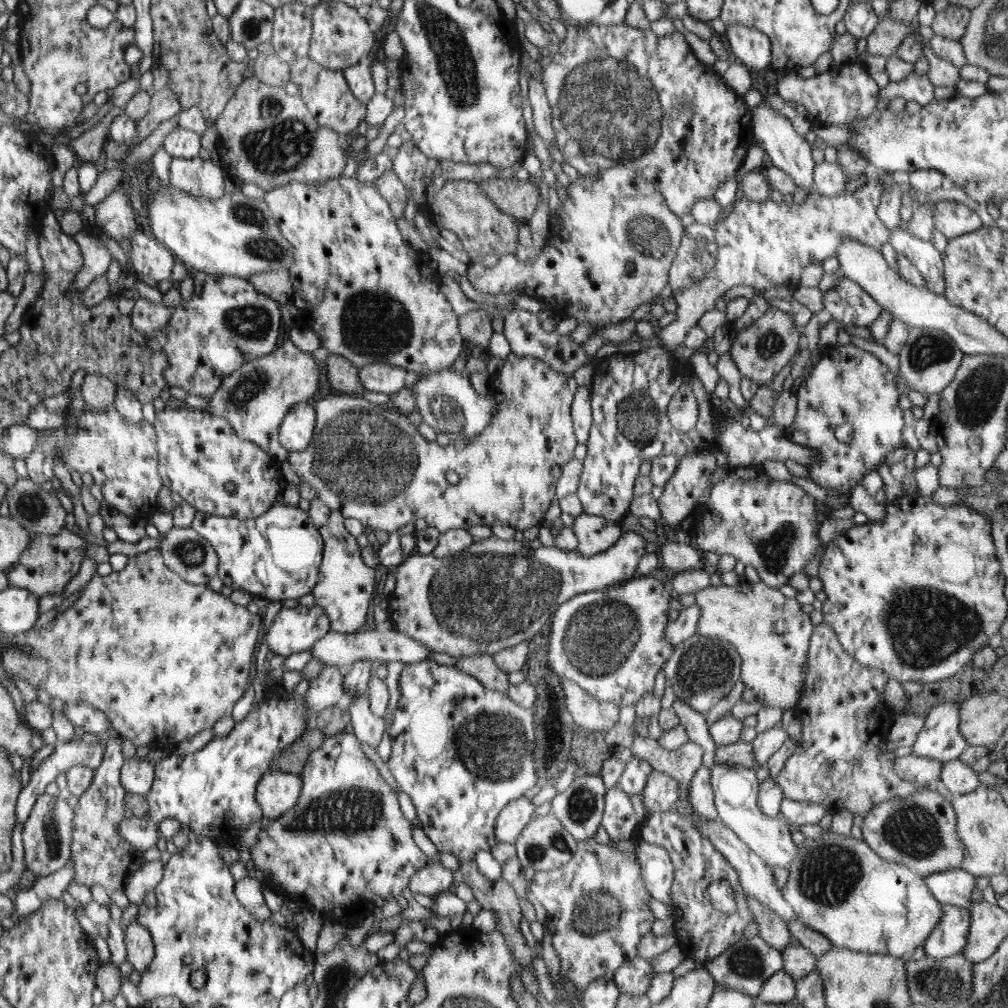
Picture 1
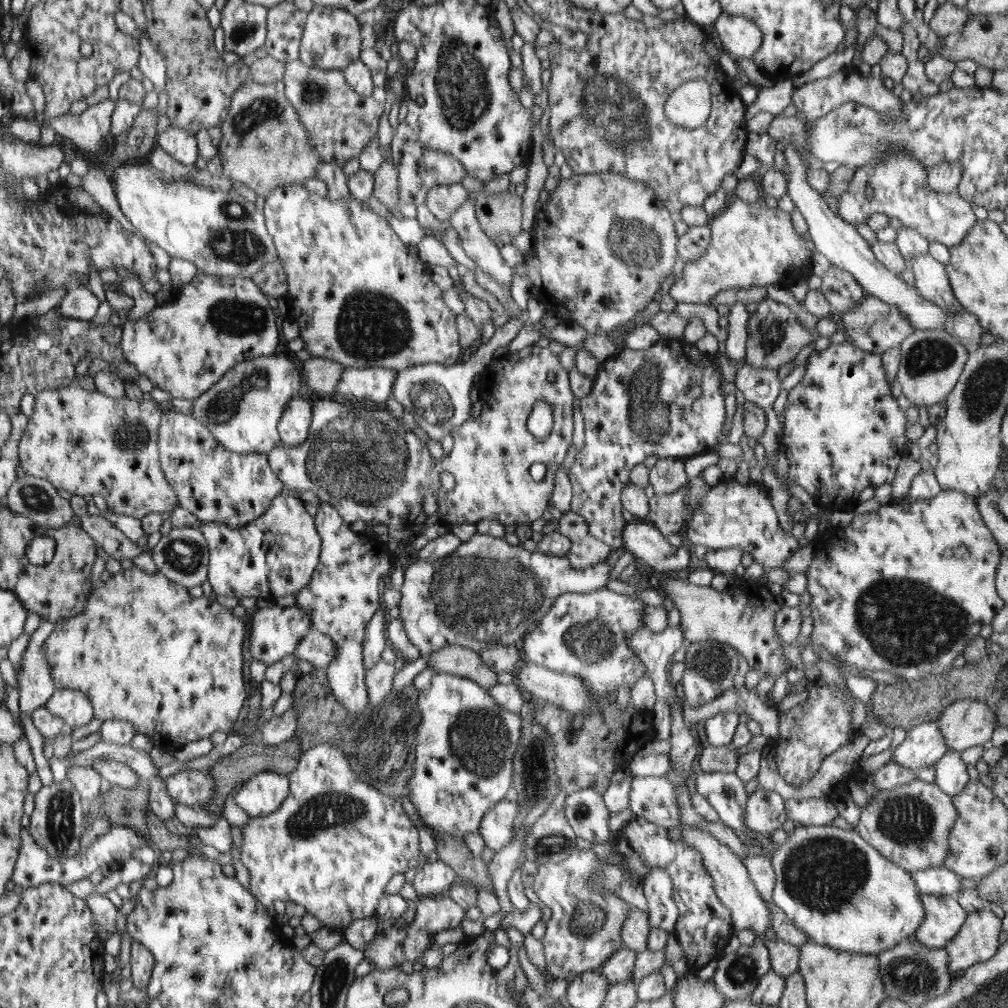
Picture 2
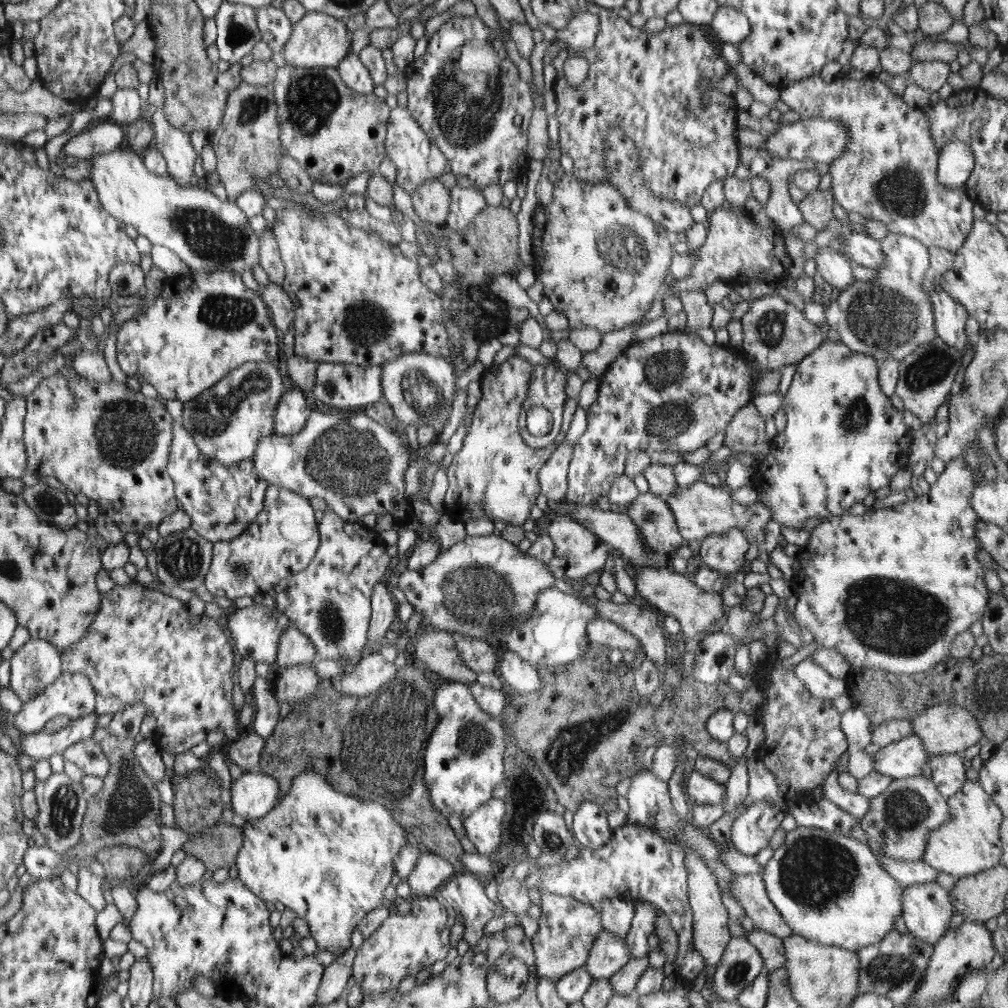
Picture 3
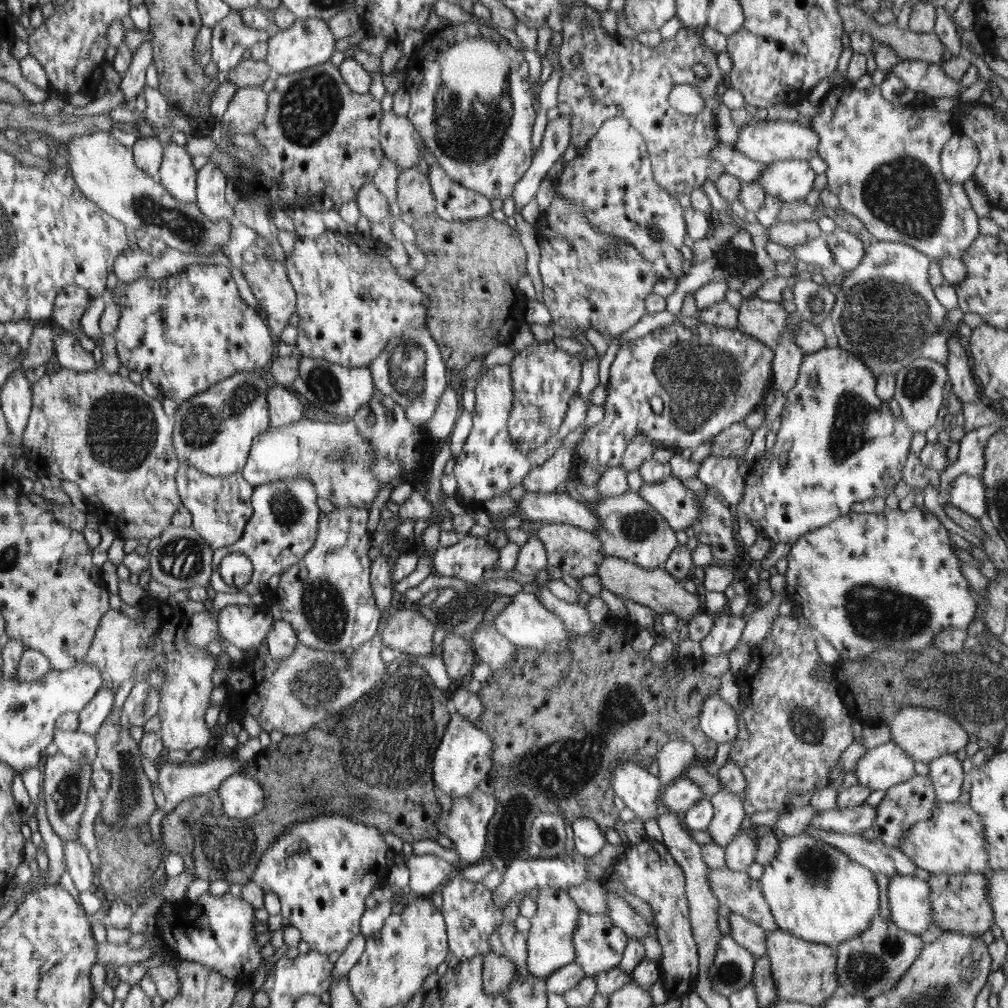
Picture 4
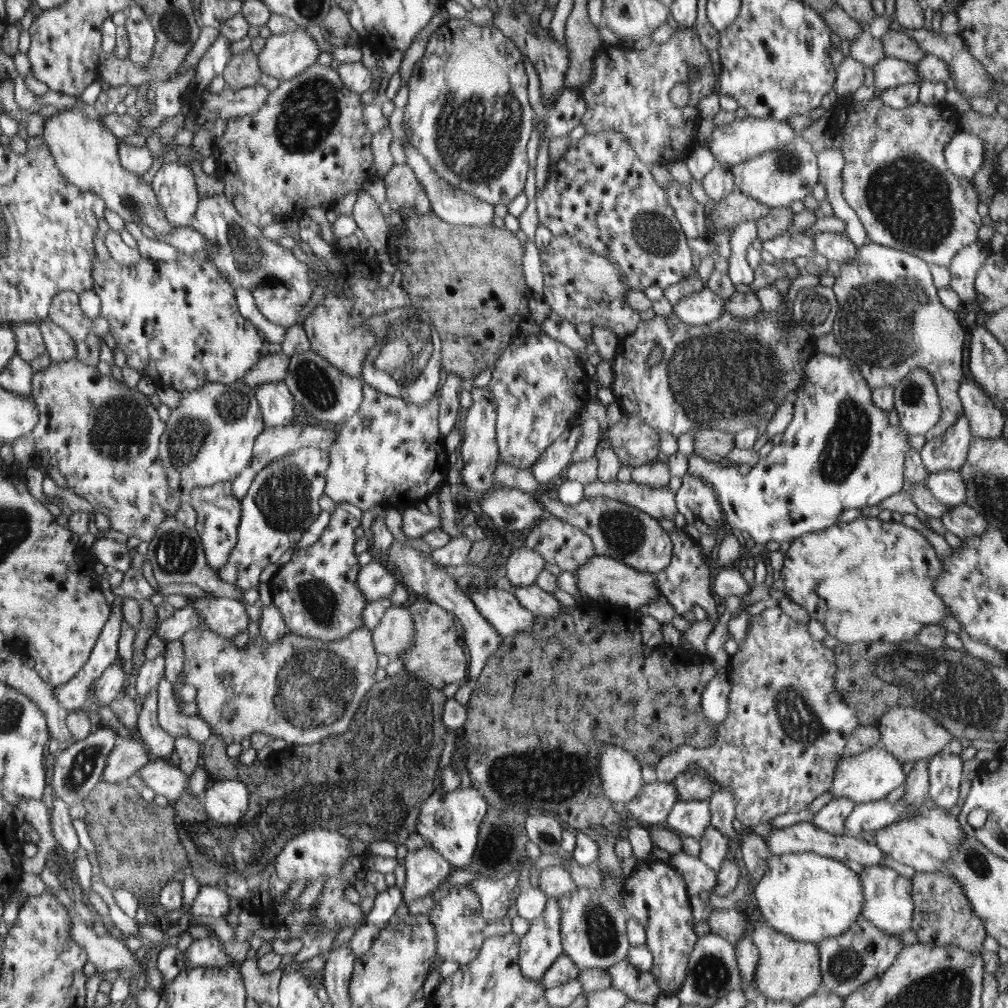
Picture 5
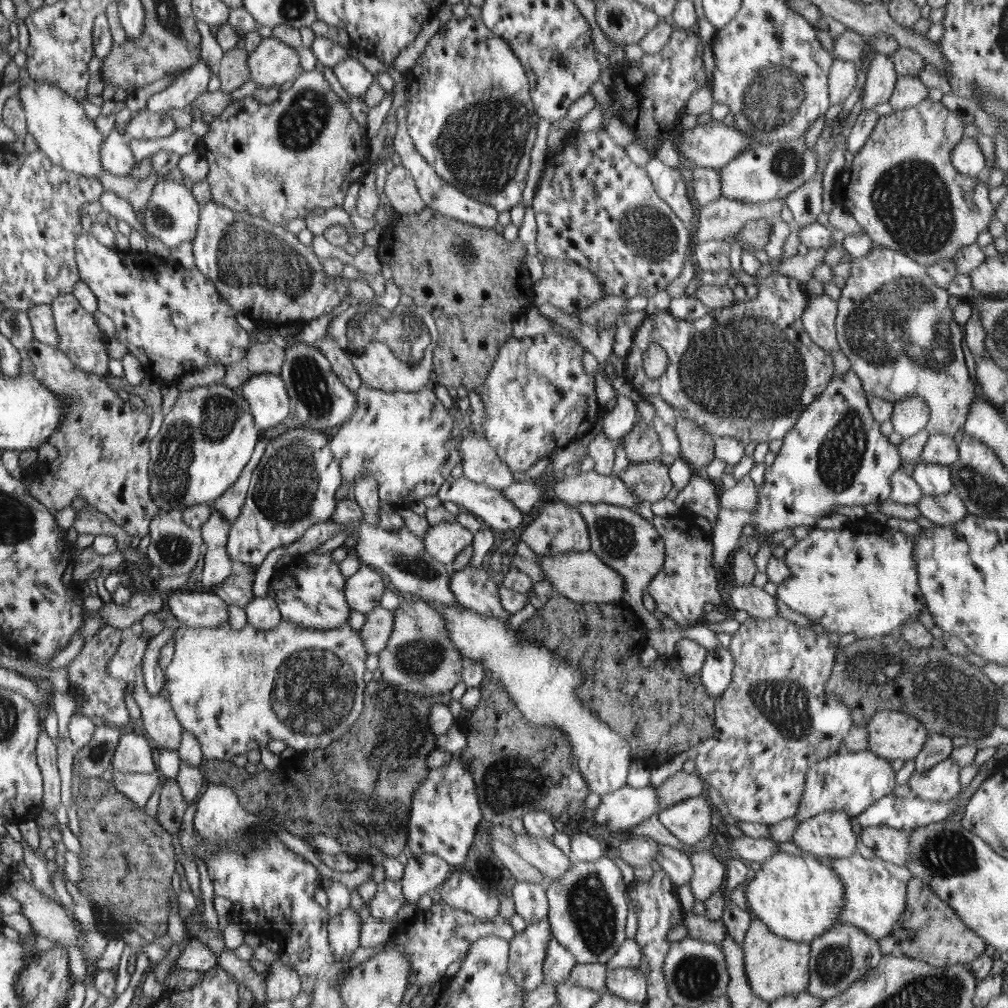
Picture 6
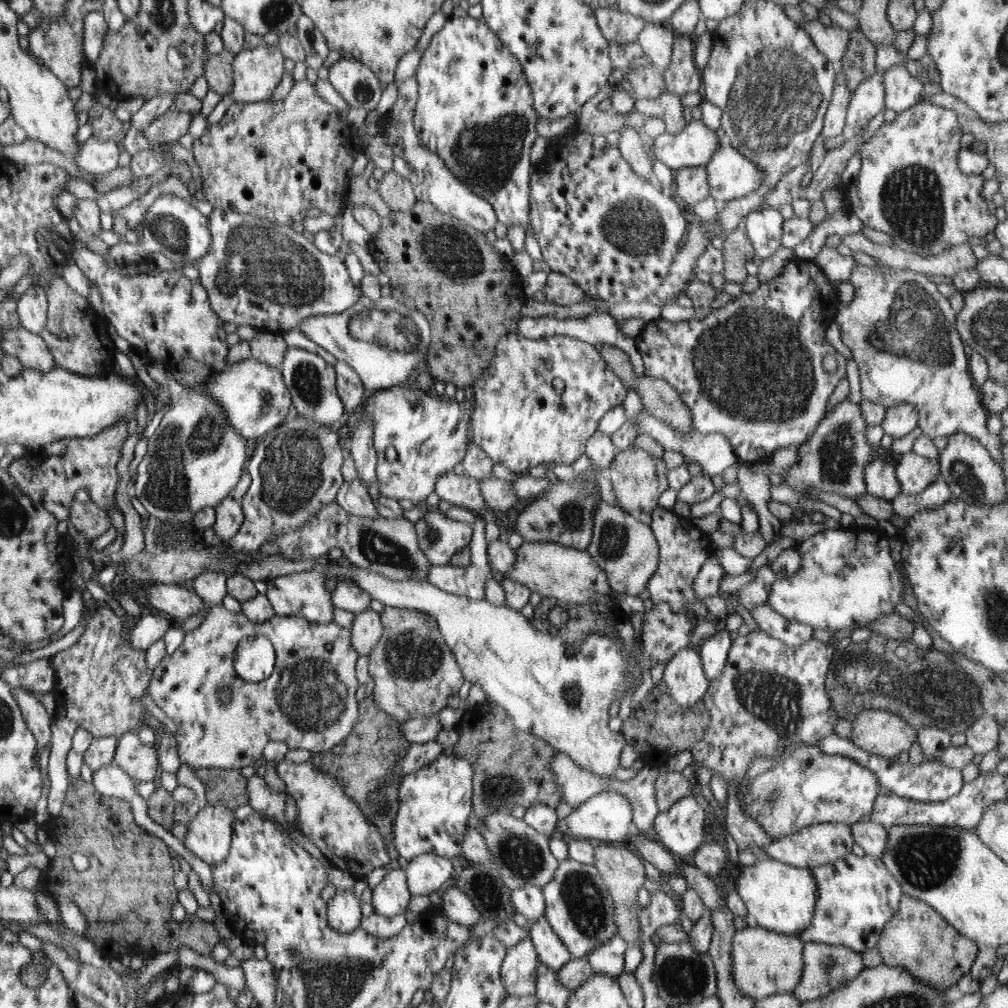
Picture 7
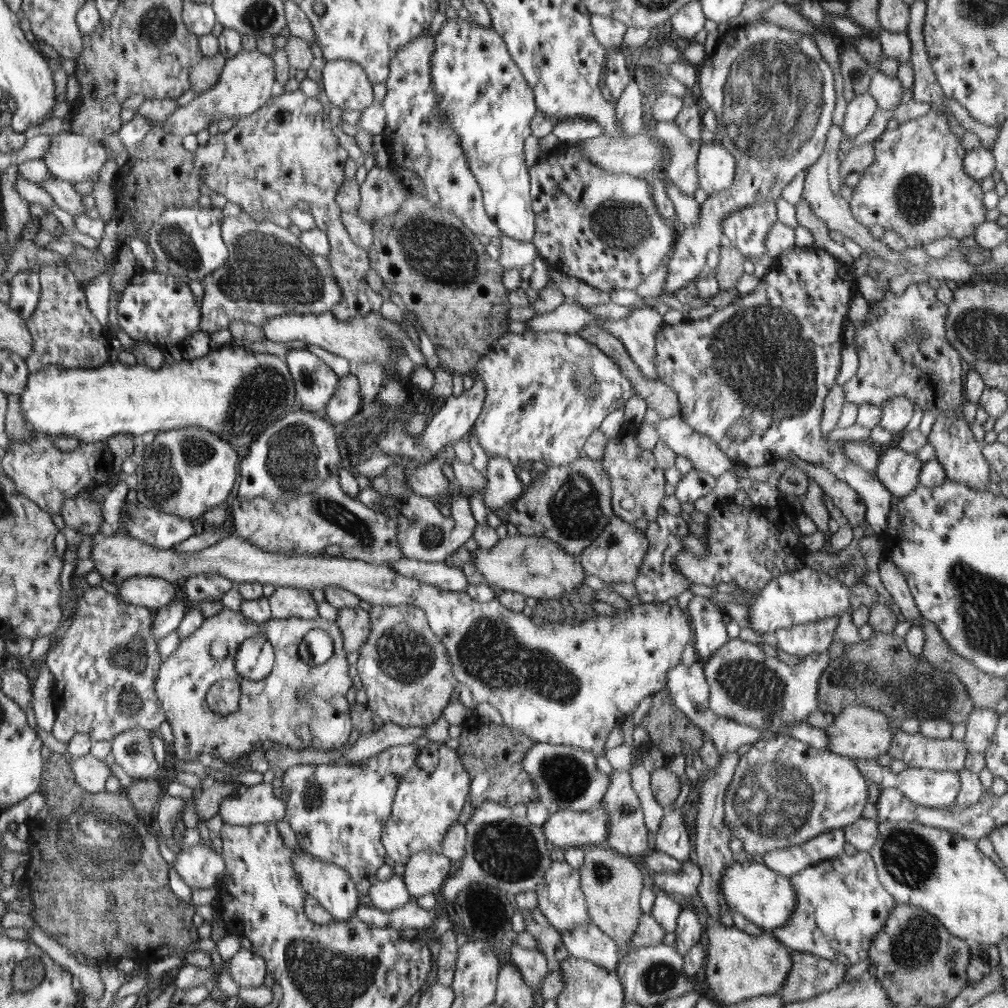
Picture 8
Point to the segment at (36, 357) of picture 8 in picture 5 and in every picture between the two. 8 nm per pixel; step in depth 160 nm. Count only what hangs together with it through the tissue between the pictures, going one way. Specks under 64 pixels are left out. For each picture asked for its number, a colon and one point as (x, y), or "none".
5: (66, 313)
6: (80, 339)
7: (76, 335)

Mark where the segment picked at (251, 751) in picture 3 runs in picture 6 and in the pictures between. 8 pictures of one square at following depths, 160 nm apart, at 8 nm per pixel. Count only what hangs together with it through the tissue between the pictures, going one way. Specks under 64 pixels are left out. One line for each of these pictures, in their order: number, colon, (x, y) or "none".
4: (177, 781)
5: (162, 777)
6: (139, 787)

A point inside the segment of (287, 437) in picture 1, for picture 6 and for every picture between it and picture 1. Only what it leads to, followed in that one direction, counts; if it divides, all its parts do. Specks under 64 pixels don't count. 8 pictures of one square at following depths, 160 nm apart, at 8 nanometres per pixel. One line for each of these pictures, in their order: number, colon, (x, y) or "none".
2: (295, 419)
3: (292, 413)
4: (285, 408)
5: (277, 404)
6: (269, 401)

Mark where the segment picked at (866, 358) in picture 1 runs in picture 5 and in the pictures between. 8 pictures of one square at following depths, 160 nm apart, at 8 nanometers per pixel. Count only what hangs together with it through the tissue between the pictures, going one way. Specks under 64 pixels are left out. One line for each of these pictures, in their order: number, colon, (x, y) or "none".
2: (843, 433)
3: (843, 440)
4: (839, 443)
5: (839, 452)

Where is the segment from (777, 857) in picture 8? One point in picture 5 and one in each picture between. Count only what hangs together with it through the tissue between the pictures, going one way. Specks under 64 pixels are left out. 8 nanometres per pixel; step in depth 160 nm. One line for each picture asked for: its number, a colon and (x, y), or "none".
5: (831, 818)
6: (829, 834)
7: (817, 844)

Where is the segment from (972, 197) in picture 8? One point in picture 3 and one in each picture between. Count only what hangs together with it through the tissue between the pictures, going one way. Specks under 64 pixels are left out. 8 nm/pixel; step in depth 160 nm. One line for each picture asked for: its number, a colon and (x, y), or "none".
3: (887, 173)
4: (884, 165)
5: (895, 177)
6: (902, 188)
7: (910, 187)

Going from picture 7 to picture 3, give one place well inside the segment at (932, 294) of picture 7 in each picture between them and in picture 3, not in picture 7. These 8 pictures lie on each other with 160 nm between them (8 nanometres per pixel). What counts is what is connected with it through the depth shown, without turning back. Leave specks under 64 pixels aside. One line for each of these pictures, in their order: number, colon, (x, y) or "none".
3: (889, 317)
4: (886, 314)
5: (890, 321)
6: (893, 323)

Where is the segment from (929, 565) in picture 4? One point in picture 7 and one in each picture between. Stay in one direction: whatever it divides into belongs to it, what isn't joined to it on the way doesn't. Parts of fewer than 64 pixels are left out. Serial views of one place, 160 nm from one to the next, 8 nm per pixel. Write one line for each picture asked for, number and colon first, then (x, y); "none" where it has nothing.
5: (867, 580)
6: (861, 583)
7: (848, 578)

